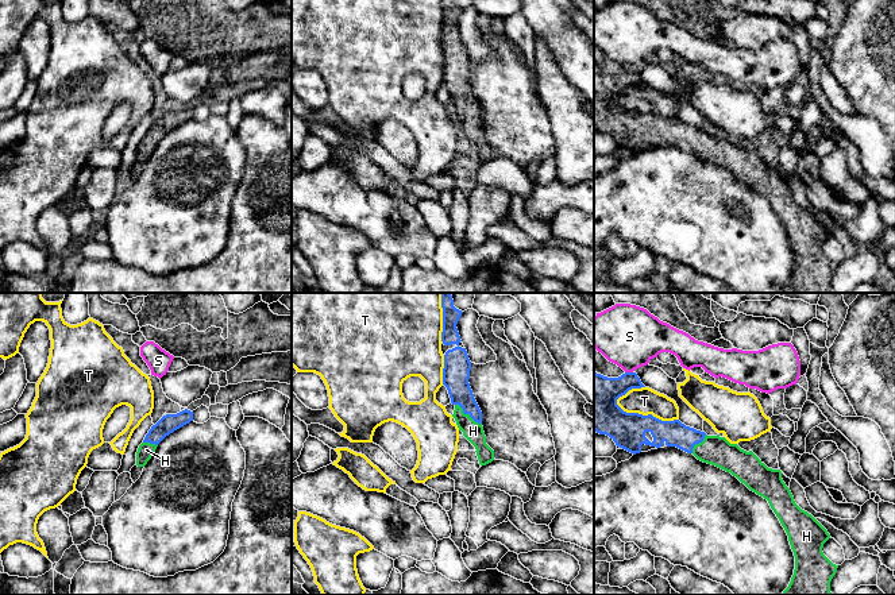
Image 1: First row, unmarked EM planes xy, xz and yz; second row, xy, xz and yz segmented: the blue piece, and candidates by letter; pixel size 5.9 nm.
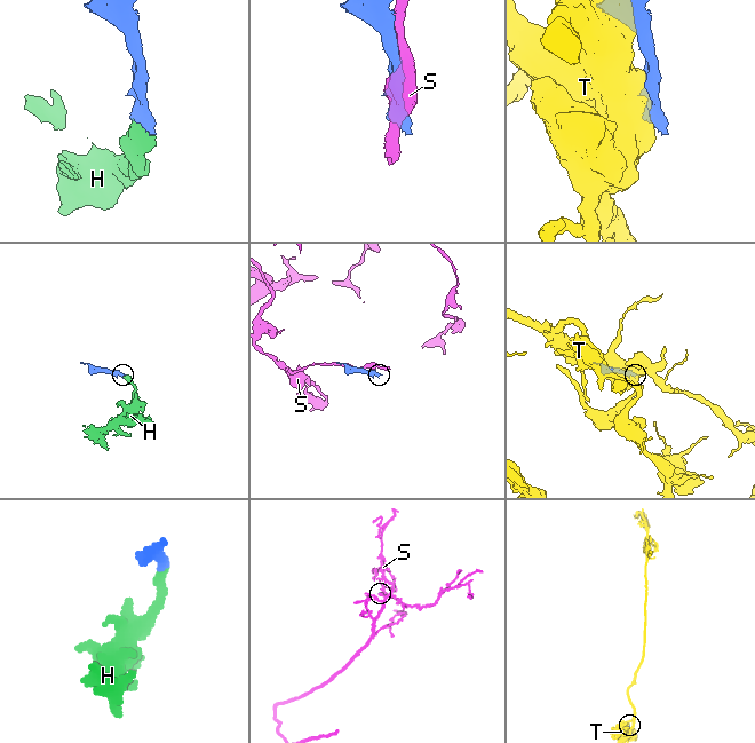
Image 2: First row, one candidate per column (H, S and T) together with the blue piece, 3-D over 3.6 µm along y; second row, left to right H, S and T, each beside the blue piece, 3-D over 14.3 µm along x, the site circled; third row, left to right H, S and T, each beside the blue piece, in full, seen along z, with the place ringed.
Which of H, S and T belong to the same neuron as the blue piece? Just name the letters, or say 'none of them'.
H

